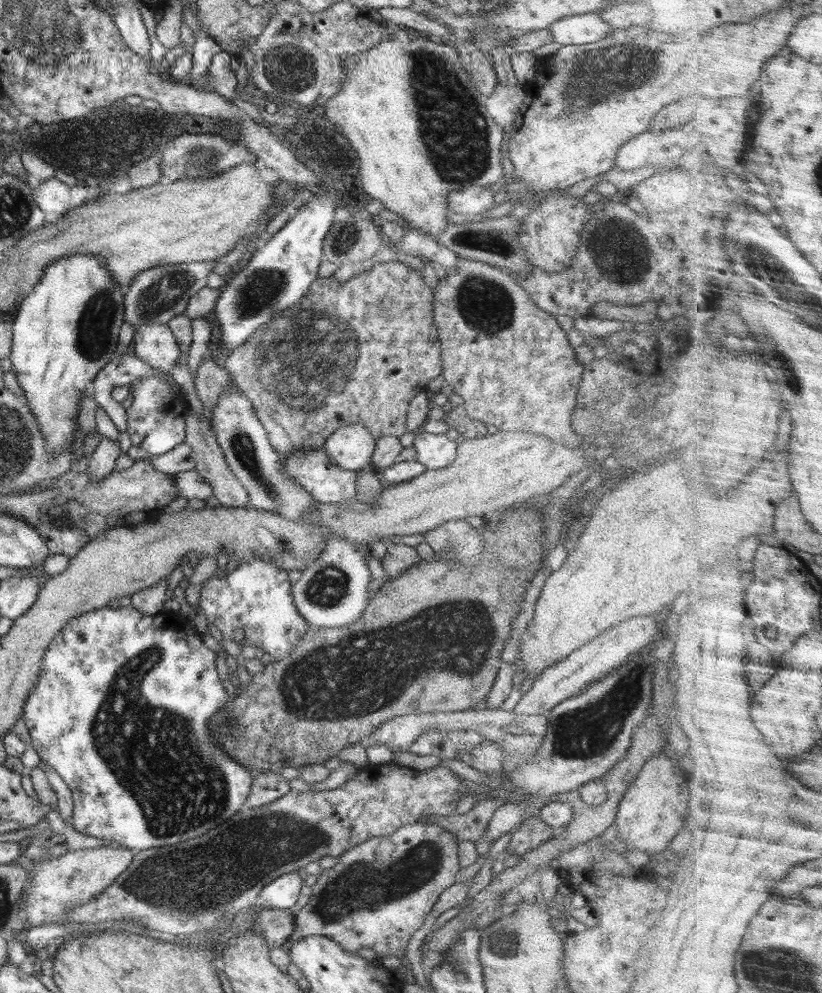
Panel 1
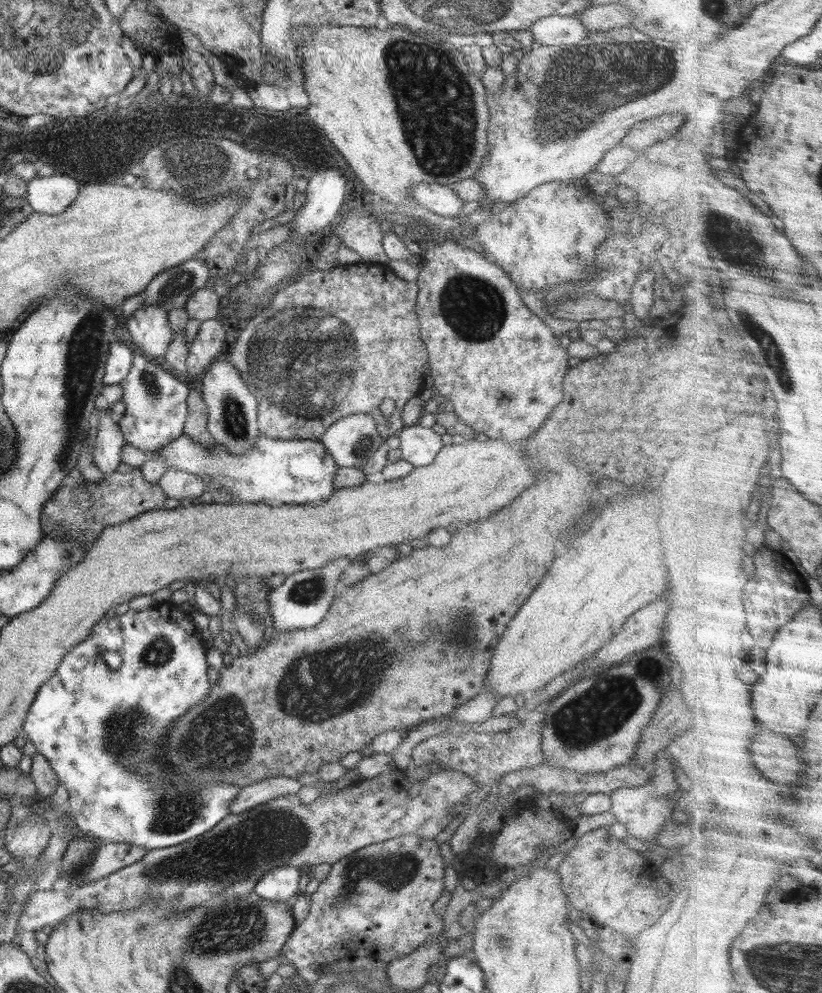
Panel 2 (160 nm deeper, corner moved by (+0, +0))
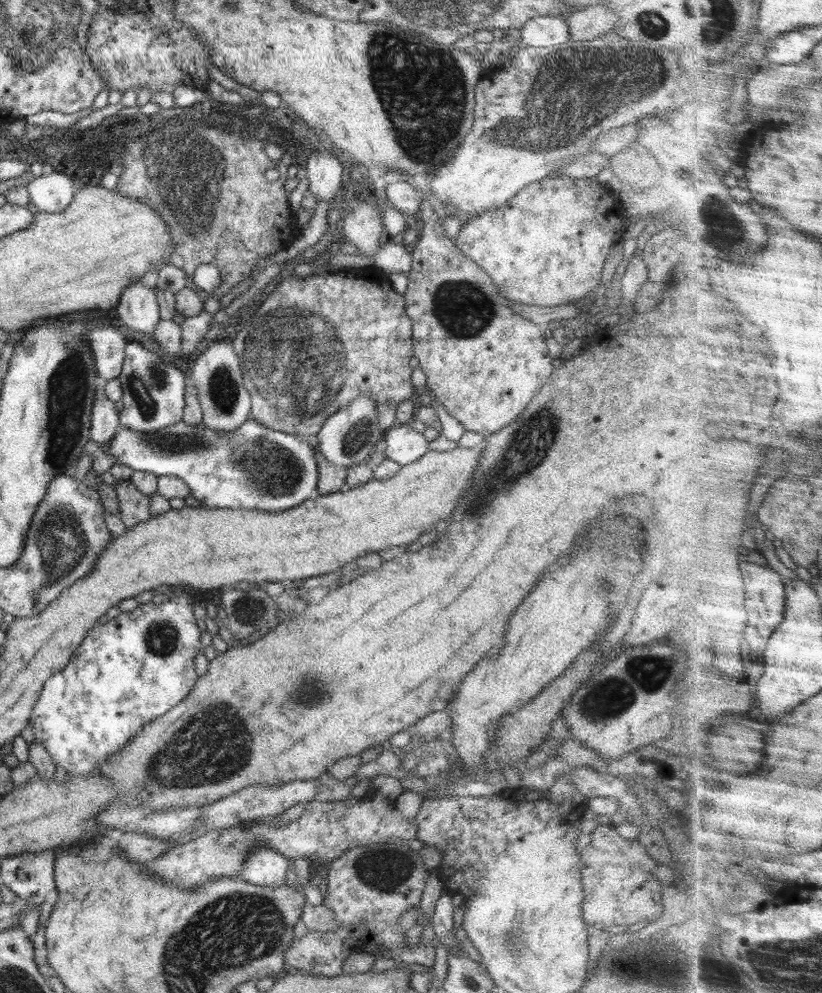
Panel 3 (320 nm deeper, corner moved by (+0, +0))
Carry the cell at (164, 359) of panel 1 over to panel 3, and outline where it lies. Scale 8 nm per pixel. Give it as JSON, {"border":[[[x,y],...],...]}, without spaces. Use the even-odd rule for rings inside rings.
{"border":[[[132,281],[125,286],[116,306],[118,318],[136,333],[152,334],[160,318],[158,301],[154,290],[148,289],[140,281]]]}

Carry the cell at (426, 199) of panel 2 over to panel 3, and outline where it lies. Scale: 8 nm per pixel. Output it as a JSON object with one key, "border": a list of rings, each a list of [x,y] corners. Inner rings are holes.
{"border":[[[399,181],[396,184],[388,184],[386,187],[386,199],[390,206],[394,209],[402,211],[405,215],[419,215],[421,202],[427,200],[429,202],[432,198],[432,190],[428,193],[410,185],[406,182]]]}

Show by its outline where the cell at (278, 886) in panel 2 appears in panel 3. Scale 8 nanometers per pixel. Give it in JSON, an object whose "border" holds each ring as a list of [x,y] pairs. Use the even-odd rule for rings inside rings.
{"border":[[[258,845],[247,854],[241,876],[246,882],[258,886],[280,886],[286,883],[288,865],[288,859],[278,851]]]}

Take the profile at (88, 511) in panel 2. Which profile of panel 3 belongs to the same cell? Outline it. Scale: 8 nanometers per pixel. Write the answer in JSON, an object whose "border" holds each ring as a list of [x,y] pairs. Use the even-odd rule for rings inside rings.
{"border":[[[131,480],[118,481],[119,518],[130,529],[151,518],[150,496],[138,492]]]}

